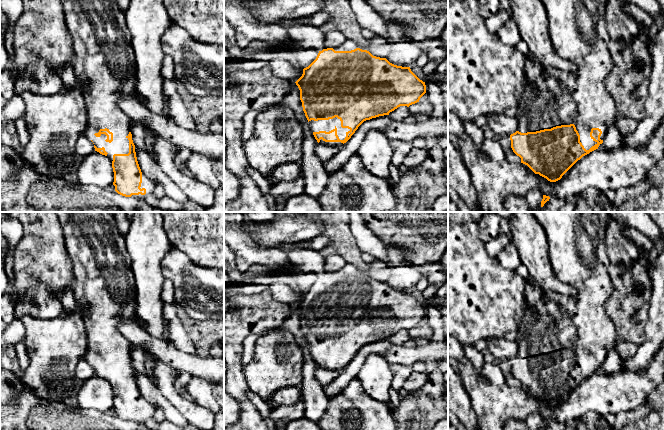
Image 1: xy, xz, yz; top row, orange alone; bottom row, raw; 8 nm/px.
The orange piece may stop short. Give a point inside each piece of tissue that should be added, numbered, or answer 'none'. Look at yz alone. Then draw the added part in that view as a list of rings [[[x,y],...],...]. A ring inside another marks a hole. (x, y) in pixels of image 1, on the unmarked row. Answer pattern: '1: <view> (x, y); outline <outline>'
1: yz (577, 250); outline [[[532,212],[533,216],[536,218],[536,220],[539,222],[539,224],[543,227],[547,240],[548,240],[548,252],[549,252],[549,259],[552,265],[552,270],[556,278],[560,281],[563,281],[564,283],[570,285],[573,287],[577,294],[575,297],[562,295],[556,292],[548,291],[545,292],[540,299],[537,300],[537,302],[527,310],[525,313],[521,325],[516,331],[517,333],[517,343],[518,343],[518,353],[517,355],[521,357],[527,357],[527,356],[536,356],[544,353],[551,353],[556,350],[561,349],[570,349],[574,348],[576,351],[576,354],[578,355],[580,359],[580,366],[584,370],[586,374],[589,374],[592,370],[597,368],[591,361],[590,356],[592,352],[599,352],[602,355],[602,358],[600,360],[600,363],[603,364],[605,359],[607,358],[607,355],[609,351],[613,348],[615,348],[618,337],[616,334],[615,327],[608,316],[606,310],[605,310],[605,302],[607,299],[613,294],[613,286],[612,286],[612,280],[609,273],[609,266],[610,266],[610,260],[608,257],[608,253],[606,250],[606,229],[607,229],[607,222],[608,217],[606,212]]]

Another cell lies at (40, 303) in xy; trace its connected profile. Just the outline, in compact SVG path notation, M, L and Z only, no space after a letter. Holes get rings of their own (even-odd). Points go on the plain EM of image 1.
M35 285L32 291L15 303L14 315L21 318L26 315L37 318L56 318L63 312L58 296L52 295L42 285Z

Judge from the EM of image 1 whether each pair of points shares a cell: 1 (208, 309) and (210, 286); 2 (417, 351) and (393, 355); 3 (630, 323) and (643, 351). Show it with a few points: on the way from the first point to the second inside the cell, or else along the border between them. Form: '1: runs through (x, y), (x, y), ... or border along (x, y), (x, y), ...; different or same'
1: runs through (208, 303), (209, 292); same
2: runs through (411, 355), (399, 355); same
3: border along (647, 322), (644, 328), (644, 341), (638, 346); different

